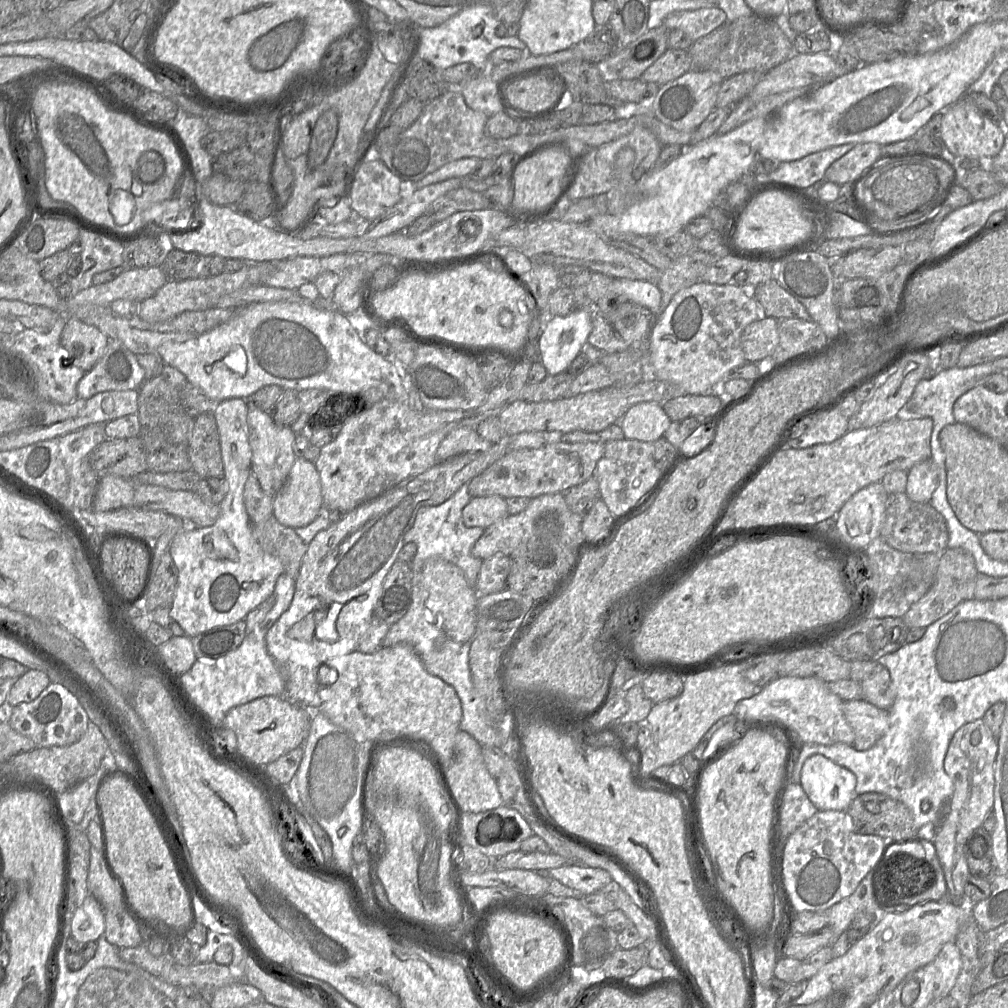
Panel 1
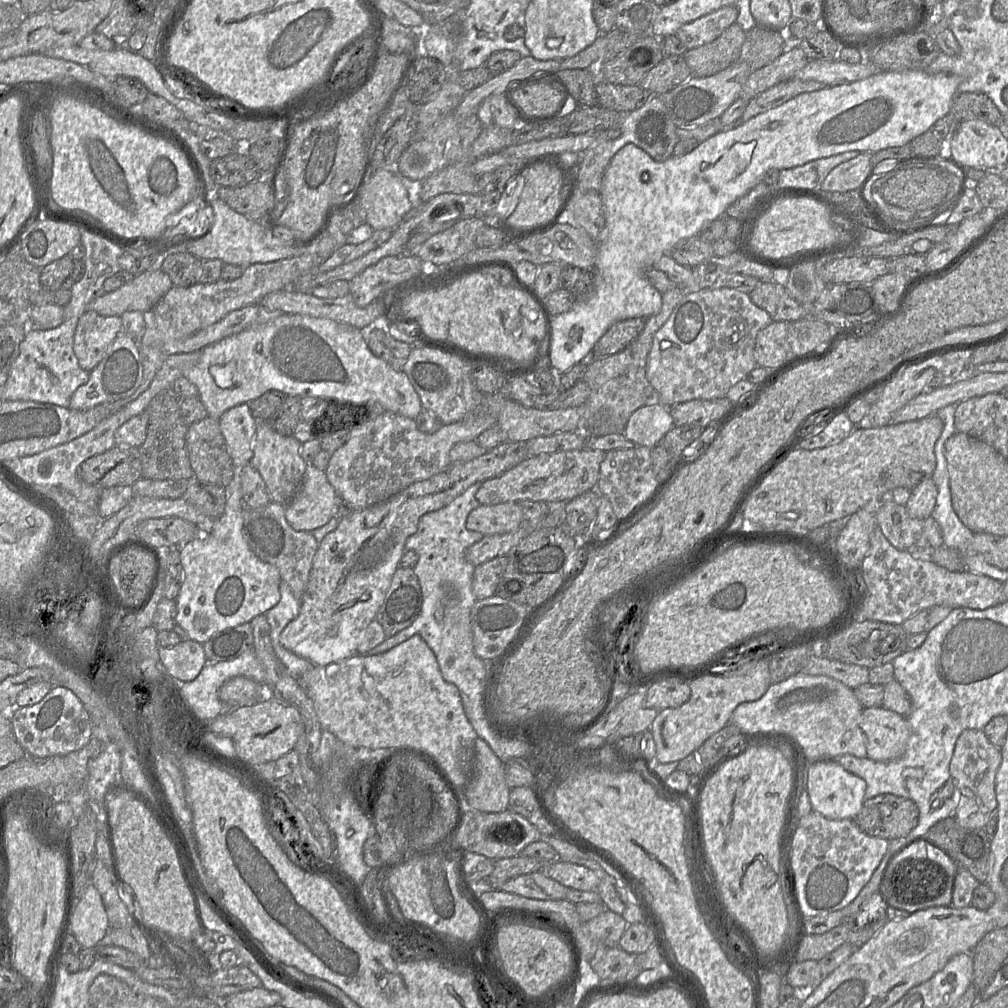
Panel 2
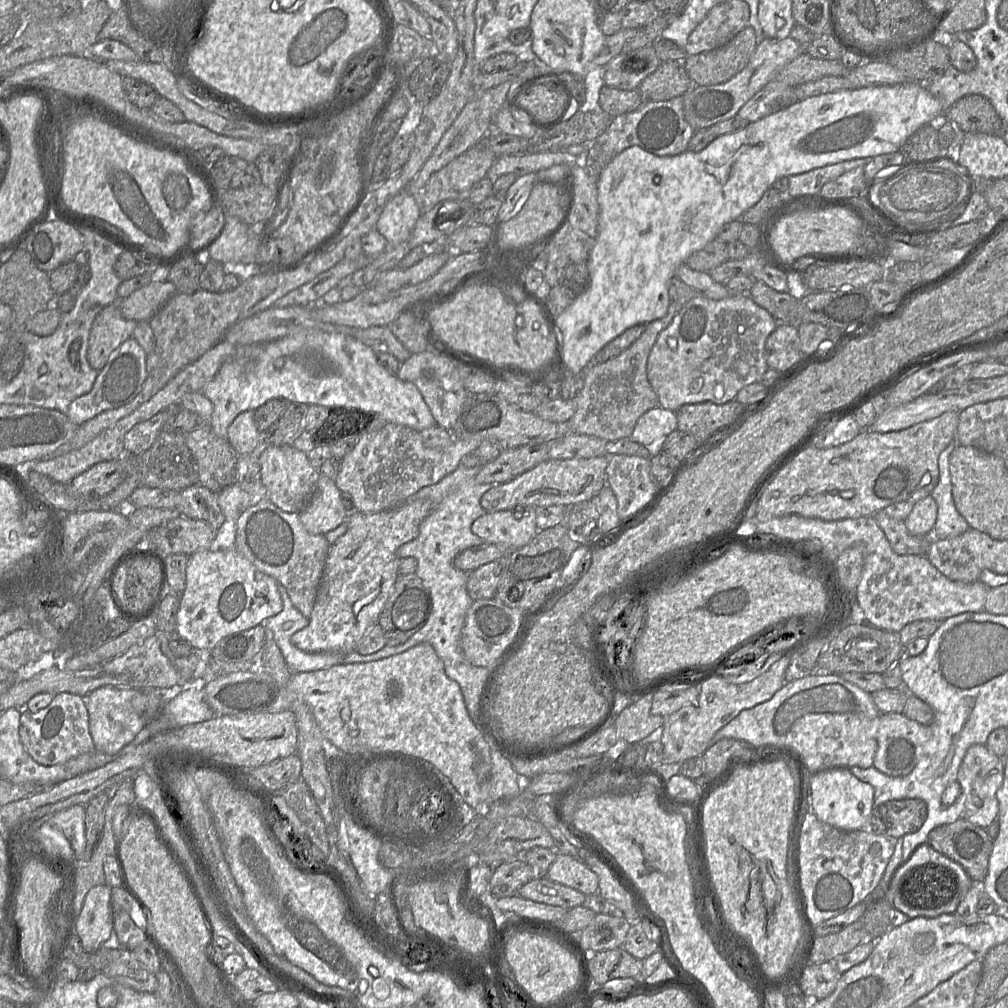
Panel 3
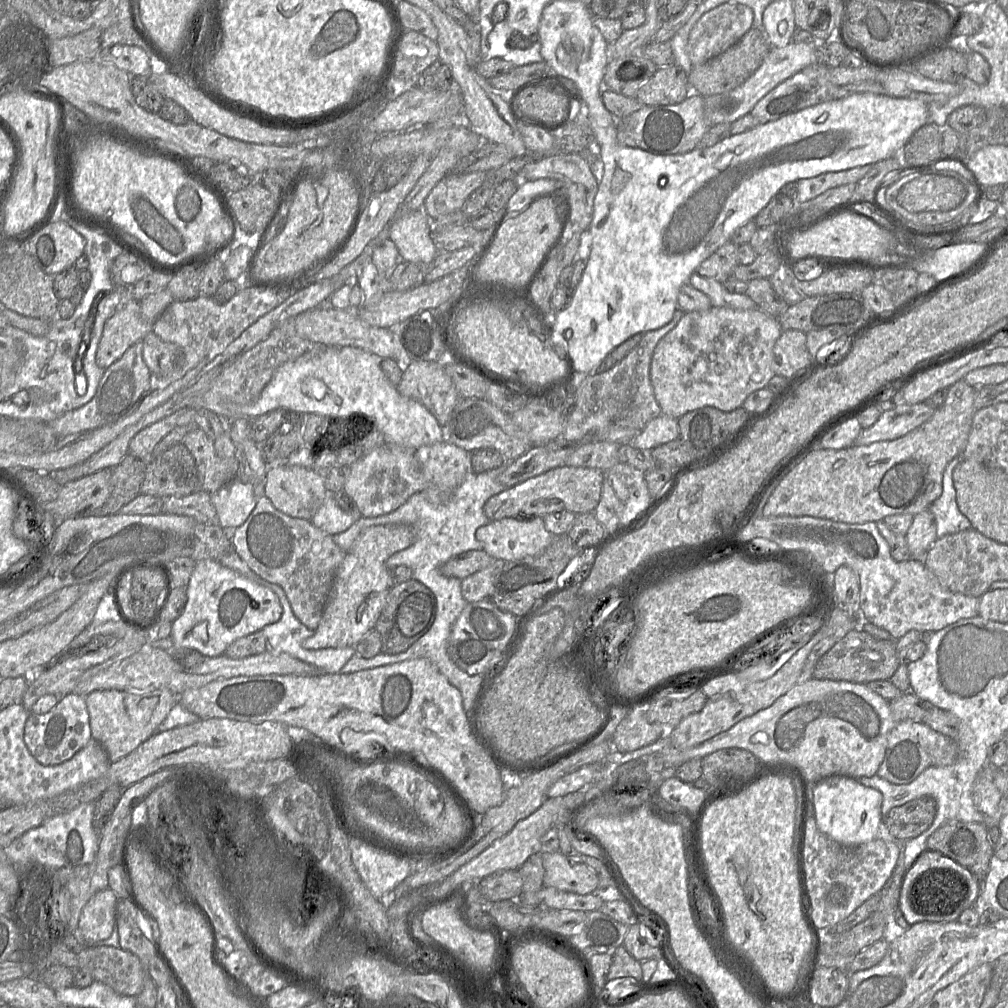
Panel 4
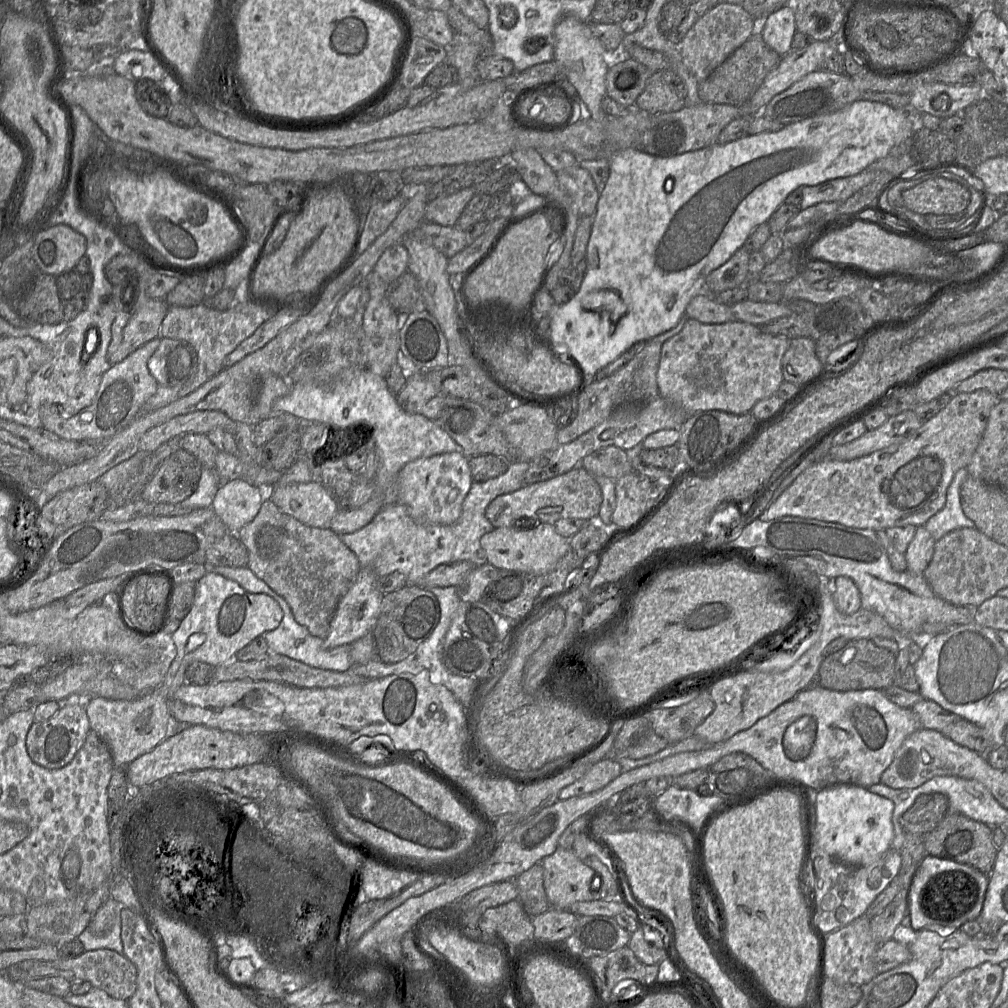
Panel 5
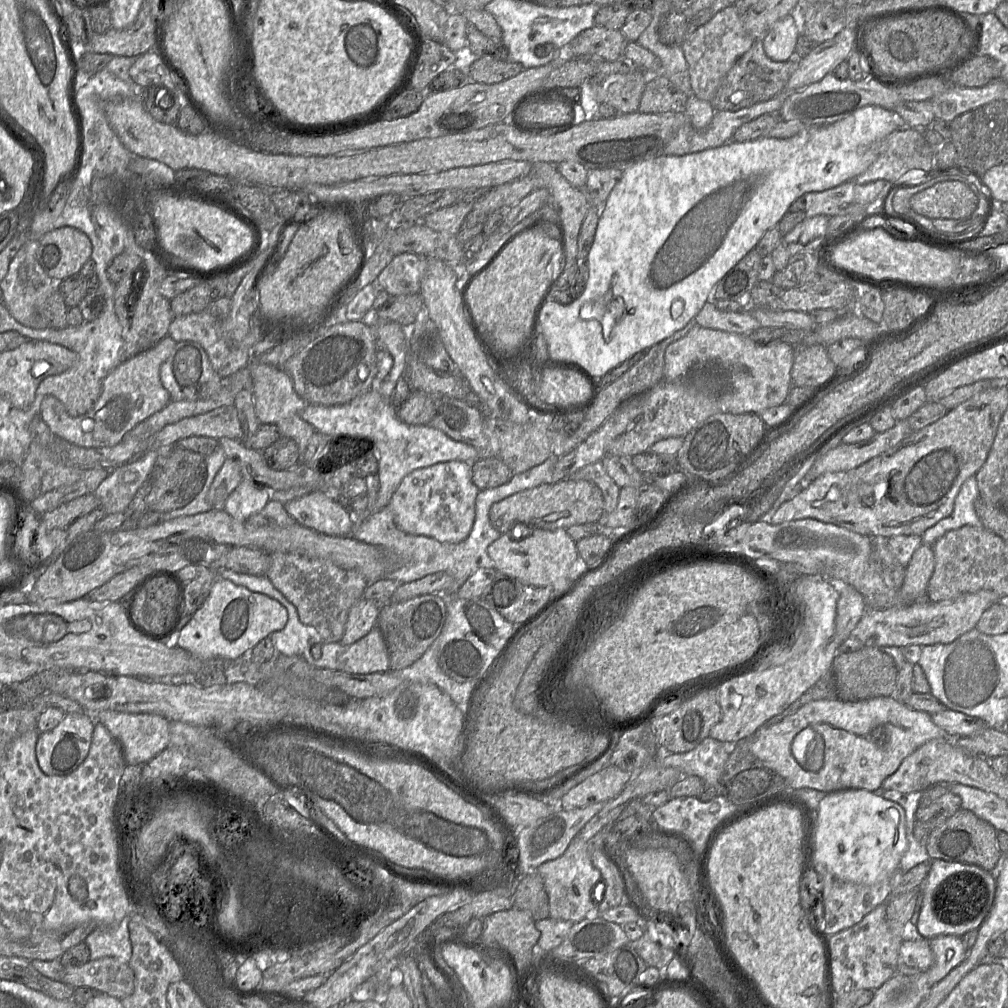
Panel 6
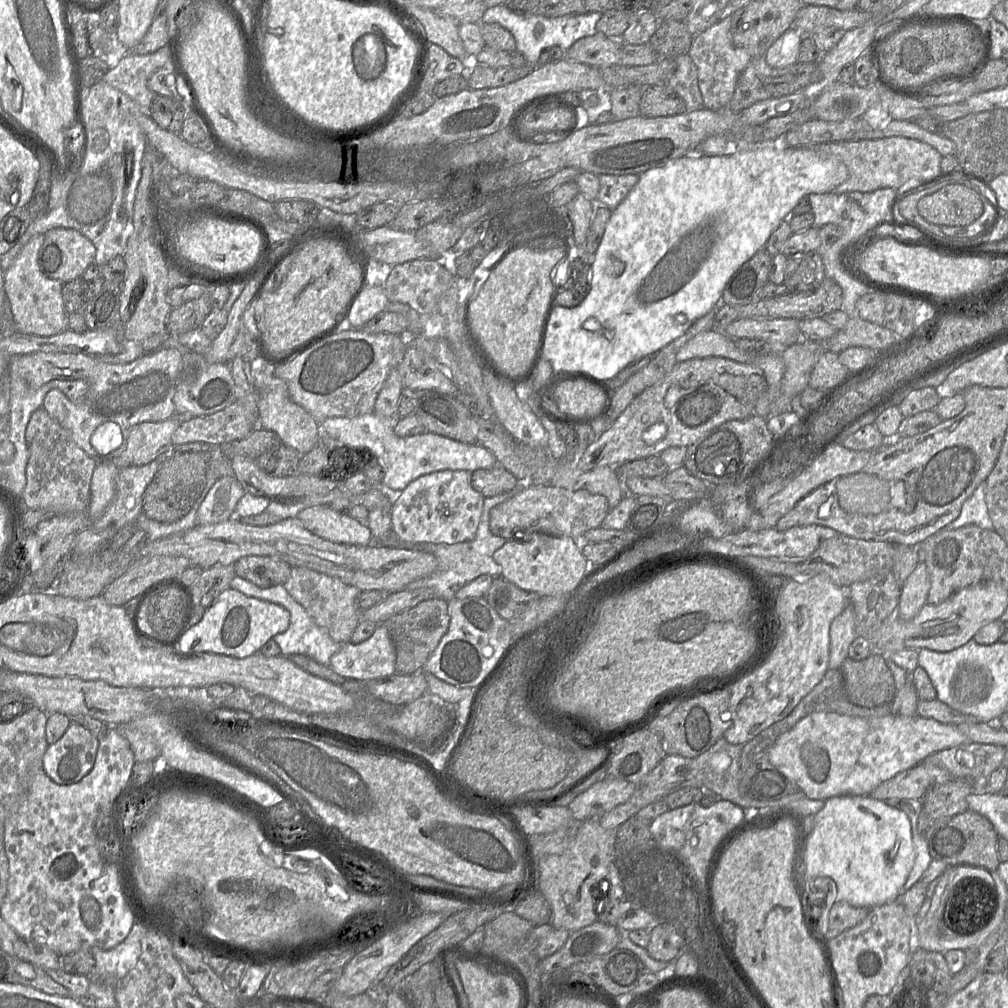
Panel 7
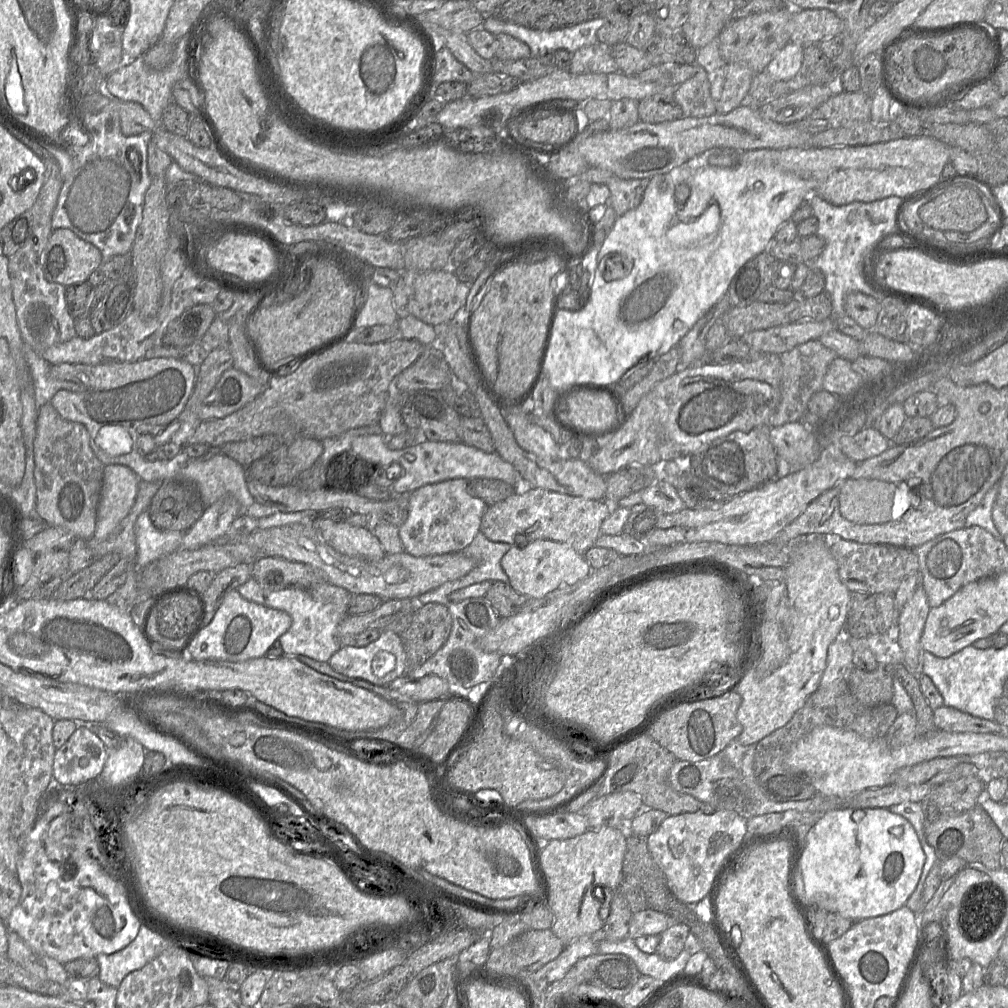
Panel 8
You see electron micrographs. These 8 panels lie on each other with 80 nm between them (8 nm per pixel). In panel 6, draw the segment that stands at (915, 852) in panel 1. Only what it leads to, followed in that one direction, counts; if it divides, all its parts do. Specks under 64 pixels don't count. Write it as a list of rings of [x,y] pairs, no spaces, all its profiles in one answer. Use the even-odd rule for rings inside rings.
[[[940,859],[930,860],[930,869],[919,891],[919,899],[911,923],[916,925],[919,933],[926,940],[946,935],[962,937],[966,932],[979,928],[992,907],[995,891],[996,880],[989,871],[977,865]]]

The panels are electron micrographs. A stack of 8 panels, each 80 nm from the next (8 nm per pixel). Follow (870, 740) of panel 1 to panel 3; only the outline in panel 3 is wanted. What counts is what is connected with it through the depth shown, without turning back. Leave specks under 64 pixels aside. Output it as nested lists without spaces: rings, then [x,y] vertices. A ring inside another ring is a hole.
[[[881,713],[877,728],[873,767],[892,777],[907,776],[920,760],[923,746],[930,737],[929,726],[911,720],[901,713]]]

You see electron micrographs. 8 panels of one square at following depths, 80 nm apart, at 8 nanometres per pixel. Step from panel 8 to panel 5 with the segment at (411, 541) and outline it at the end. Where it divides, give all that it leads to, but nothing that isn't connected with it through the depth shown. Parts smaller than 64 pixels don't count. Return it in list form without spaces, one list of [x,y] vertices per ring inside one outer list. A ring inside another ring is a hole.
[[[449,452],[407,463],[397,477],[398,503],[403,504],[418,522],[436,525],[455,523],[462,512],[462,505],[473,483],[469,458],[463,452]]]

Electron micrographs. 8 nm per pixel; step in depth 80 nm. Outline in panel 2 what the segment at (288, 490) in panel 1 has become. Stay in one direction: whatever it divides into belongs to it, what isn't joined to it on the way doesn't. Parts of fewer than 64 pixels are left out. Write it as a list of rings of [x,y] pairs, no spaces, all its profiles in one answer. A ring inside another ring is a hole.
[[[307,464],[299,491],[285,506],[285,517],[296,531],[312,532],[328,523],[339,508],[339,496],[324,471]]]

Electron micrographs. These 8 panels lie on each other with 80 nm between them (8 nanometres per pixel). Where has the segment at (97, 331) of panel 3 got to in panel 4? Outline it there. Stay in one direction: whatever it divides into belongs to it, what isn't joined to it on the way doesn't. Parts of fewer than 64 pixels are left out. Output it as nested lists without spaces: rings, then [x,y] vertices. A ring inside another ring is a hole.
[[[124,293],[114,314],[105,322],[96,352],[96,362],[106,369],[135,343],[153,332],[153,322],[143,319],[139,302]]]

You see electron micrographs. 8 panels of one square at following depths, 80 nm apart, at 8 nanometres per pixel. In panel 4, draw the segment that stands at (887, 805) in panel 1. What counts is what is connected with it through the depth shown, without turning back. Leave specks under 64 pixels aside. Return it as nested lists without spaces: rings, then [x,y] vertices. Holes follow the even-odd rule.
[[[923,795],[912,799],[900,806],[891,808],[885,817],[882,817],[882,824],[887,828],[890,835],[897,840],[907,840],[925,832],[933,823],[937,812],[937,802],[929,795]]]

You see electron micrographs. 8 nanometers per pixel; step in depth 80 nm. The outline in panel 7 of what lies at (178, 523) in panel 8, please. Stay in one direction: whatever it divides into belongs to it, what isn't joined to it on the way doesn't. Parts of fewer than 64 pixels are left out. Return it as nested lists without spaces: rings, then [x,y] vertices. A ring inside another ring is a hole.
[[[172,447],[171,451],[163,456],[158,471],[143,495],[143,512],[149,519],[161,523],[172,523],[180,520],[193,509],[199,508],[206,497],[205,486],[207,481],[207,461],[202,455],[203,453],[196,452],[176,452]]]

